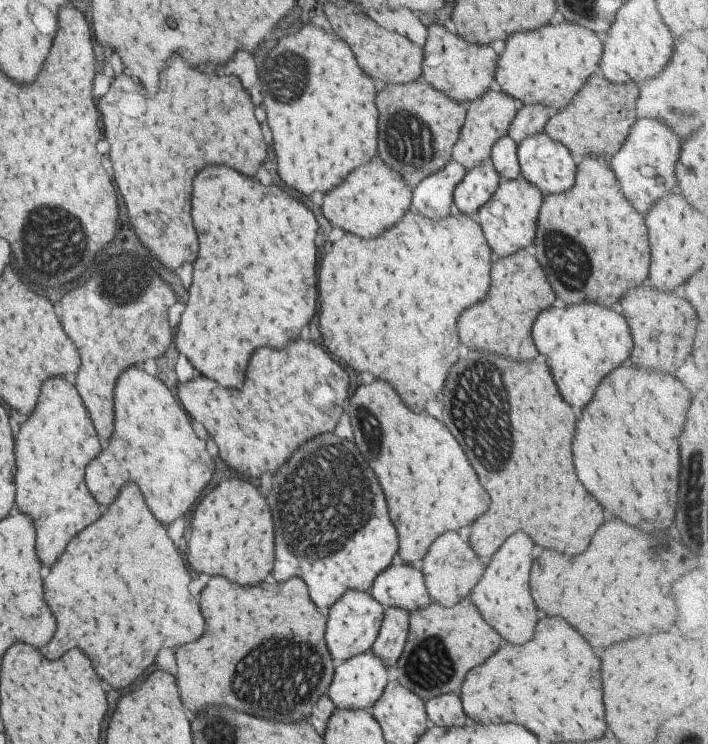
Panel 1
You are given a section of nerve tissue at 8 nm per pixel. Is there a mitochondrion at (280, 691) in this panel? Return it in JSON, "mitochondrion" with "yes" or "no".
{"mitochondrion":"yes"}

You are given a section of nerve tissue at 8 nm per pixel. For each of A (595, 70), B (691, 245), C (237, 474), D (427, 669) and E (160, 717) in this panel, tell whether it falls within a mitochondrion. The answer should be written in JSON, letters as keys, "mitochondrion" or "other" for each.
{"A":"other","B":"other","C":"other","D":"mitochondrion","E":"other"}

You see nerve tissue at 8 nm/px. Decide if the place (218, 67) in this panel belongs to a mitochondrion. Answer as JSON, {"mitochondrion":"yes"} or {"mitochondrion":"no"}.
{"mitochondrion":"no"}

